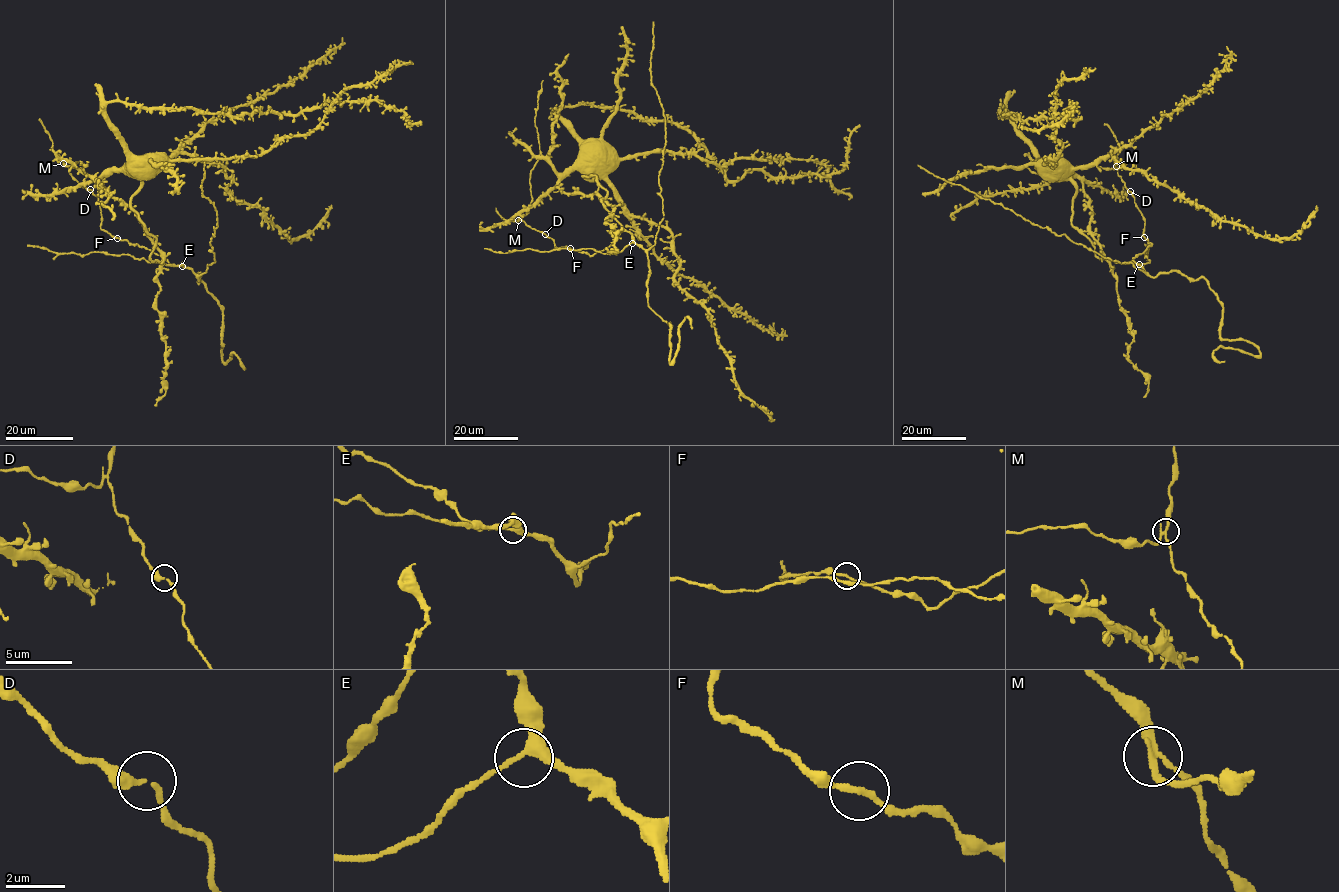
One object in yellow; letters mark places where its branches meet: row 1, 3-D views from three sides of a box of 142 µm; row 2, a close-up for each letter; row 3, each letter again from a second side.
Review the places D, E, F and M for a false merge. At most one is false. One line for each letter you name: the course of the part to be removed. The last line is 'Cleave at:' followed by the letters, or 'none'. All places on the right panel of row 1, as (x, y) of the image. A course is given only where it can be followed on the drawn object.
M: (1116, 166), (1110, 169), (1082, 165), (1050, 175), (1032, 173), (1022, 166), (989, 168), (976, 165)
Cleave at: M

